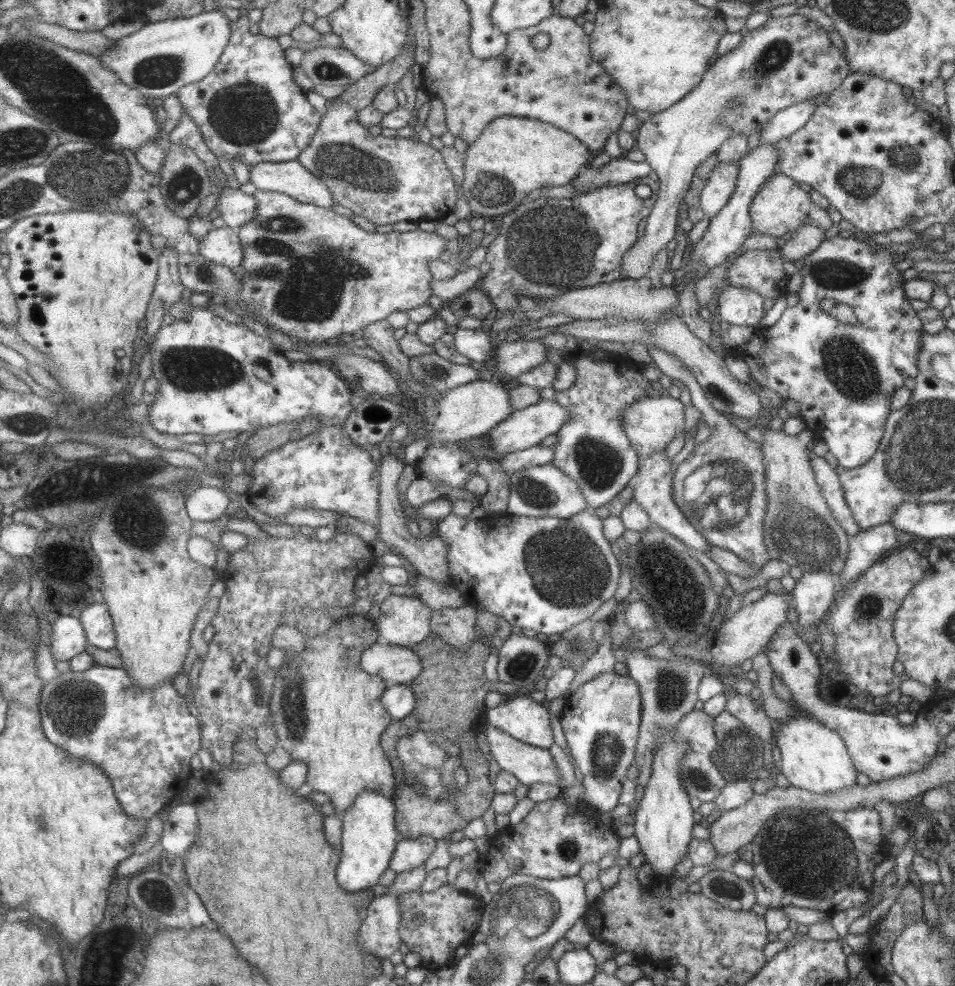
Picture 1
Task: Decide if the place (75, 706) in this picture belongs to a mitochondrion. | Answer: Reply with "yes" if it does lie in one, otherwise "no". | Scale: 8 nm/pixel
yes

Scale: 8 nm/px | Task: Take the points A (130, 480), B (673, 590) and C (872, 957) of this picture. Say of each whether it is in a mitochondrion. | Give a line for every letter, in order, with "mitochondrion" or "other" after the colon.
A: mitochondrion
B: mitochondrion
C: other

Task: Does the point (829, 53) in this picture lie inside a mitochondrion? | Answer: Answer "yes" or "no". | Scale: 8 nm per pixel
no

